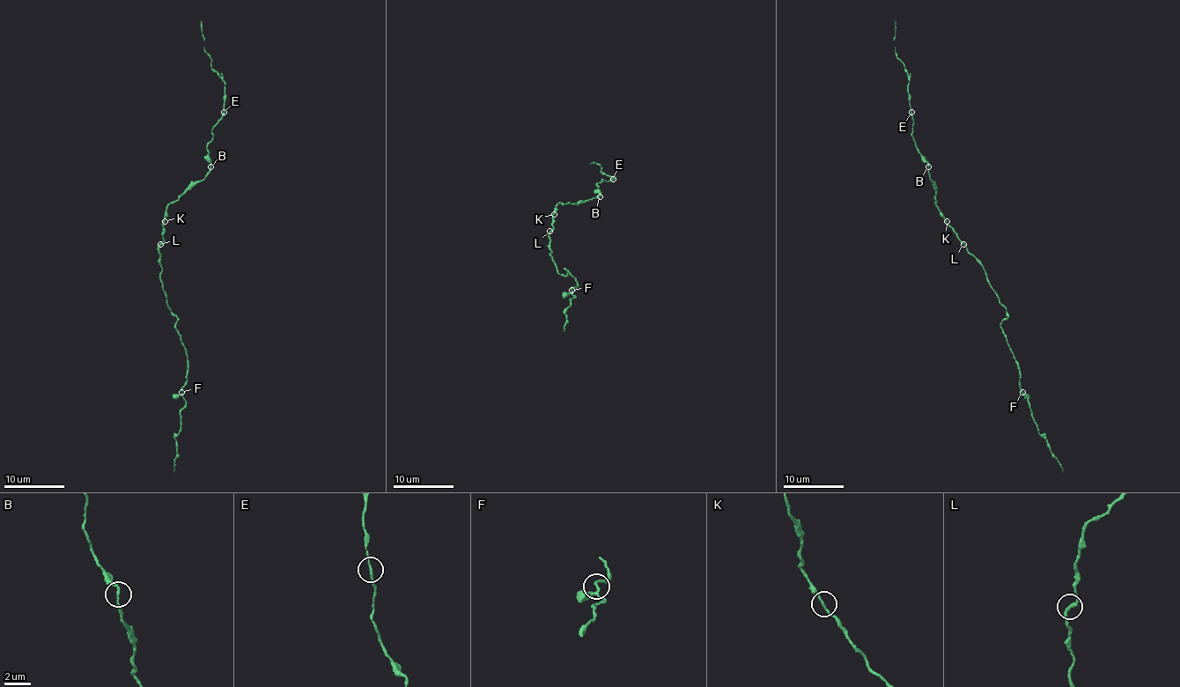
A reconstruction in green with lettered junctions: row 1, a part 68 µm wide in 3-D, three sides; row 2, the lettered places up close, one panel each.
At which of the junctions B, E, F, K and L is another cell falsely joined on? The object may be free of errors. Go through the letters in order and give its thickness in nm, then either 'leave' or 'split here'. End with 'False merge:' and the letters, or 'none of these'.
B: 180 nm thick; leave
E: 170 nm thick; leave
F: 150 nm thick; leave
K: 170 nm thick; leave
L: 200 nm thick; leave
False merge: none of these

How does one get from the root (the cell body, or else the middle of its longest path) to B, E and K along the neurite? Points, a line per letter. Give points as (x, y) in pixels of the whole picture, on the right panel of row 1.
B: (964, 244), (936, 204), (936, 189), (928, 166)
E: (964, 244), (936, 204), (936, 189), (930, 177), (928, 163), (911, 136), (911, 112)
K: (964, 244), (947, 221)

